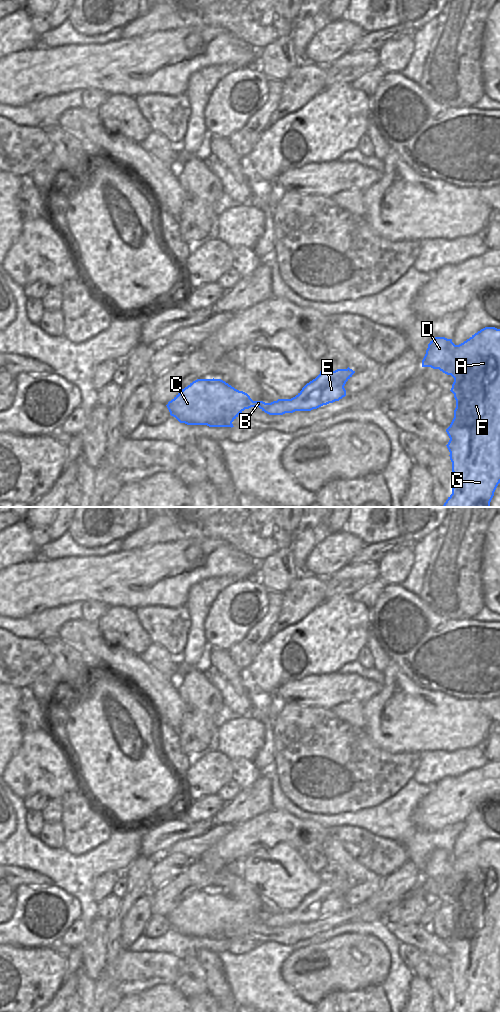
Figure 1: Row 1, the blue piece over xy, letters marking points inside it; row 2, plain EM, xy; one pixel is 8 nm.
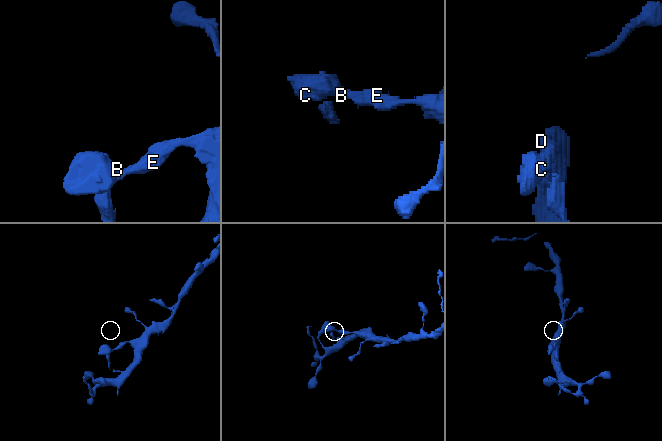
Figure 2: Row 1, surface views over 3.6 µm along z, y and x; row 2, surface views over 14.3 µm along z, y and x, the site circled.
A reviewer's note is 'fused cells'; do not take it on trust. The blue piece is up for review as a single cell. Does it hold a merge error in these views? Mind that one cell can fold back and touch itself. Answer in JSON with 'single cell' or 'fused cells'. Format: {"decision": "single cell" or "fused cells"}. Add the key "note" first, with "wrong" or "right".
{"note": "wrong", "decision": "single cell"}

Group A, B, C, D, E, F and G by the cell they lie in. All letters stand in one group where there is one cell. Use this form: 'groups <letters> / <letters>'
groups A B C D E F G

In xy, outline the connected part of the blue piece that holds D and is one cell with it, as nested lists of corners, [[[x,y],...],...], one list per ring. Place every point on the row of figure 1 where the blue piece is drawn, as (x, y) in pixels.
[[[485,327],[459,345],[455,345],[452,342],[452,339],[435,337],[428,344],[426,354],[422,360],[422,367],[439,369],[443,373],[451,375],[454,378],[450,391],[454,394],[456,408],[454,410],[454,418],[450,426],[446,429],[450,438],[446,446],[450,452],[449,456],[452,462],[454,486],[452,488],[452,494],[448,497],[442,507],[490,507],[490,502],[494,496],[494,492],[500,483],[500,329],[495,327]]]

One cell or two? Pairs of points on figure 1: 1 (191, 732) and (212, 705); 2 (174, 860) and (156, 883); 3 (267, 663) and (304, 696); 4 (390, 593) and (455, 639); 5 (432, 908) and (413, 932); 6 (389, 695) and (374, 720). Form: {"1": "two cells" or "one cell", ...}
{"1": "one cell", "2": "one cell", "3": "two cells", "4": "one cell", "5": "two cells", "6": "one cell"}

